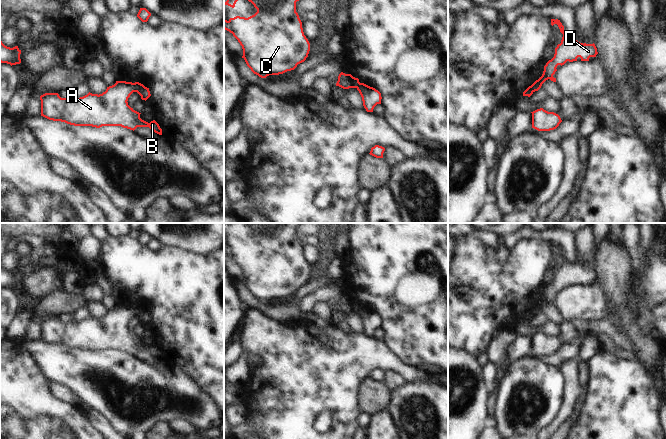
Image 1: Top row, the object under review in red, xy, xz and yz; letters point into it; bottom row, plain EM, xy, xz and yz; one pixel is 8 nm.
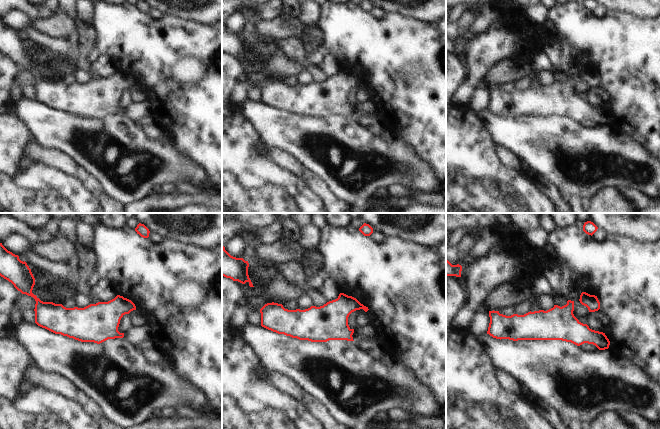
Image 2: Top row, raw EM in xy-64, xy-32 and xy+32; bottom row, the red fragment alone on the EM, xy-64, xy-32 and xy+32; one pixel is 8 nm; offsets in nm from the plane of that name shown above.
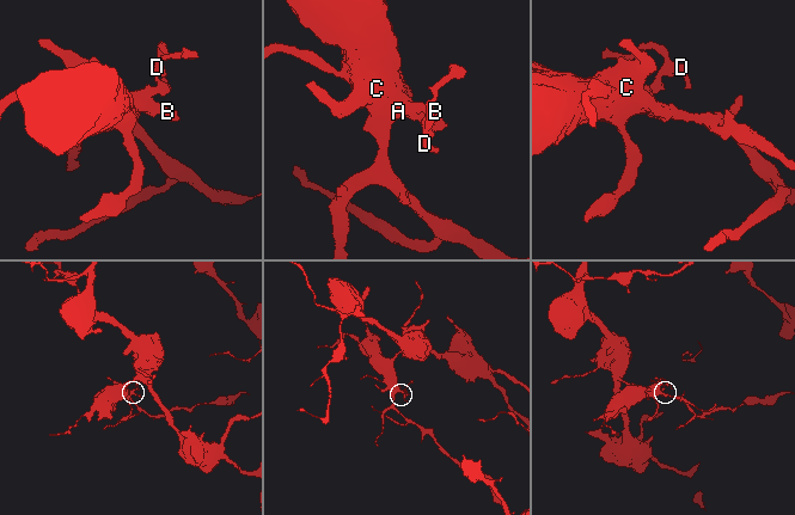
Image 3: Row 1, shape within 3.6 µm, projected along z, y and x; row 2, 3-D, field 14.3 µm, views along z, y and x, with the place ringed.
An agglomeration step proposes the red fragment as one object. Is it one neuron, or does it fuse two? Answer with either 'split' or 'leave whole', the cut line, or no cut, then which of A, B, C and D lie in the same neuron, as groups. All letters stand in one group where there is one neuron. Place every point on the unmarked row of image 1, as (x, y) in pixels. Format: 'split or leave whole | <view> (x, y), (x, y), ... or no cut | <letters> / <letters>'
split | xy (133, 307), (135, 315) | A B C / D

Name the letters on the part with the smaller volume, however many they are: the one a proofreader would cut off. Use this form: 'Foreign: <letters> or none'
Foreign: D.

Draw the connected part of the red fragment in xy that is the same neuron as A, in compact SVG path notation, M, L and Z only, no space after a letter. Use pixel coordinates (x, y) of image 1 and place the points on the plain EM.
M116 305L102 318L92 318L80 322L61 322L58 317L45 317L40 320L41 340L74 350L121 350L130 354L149 351L162 359L159 348L140 342L139 336L128 329L128 322L135 316L134 307Z

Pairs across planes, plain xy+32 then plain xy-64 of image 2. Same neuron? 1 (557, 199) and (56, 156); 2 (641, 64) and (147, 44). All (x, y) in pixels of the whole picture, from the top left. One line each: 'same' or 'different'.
1: same
2: same

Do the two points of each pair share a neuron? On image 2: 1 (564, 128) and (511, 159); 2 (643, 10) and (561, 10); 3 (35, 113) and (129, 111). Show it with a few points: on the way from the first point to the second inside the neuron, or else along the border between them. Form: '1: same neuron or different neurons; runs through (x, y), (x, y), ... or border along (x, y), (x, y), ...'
1: different neurons; border along (495, 144), (509, 149), (523, 162)
2: different neurons; border along (614, 10), (622, 10), (638, 16)
3: different neurons; border along (123, 113), (138, 126)

